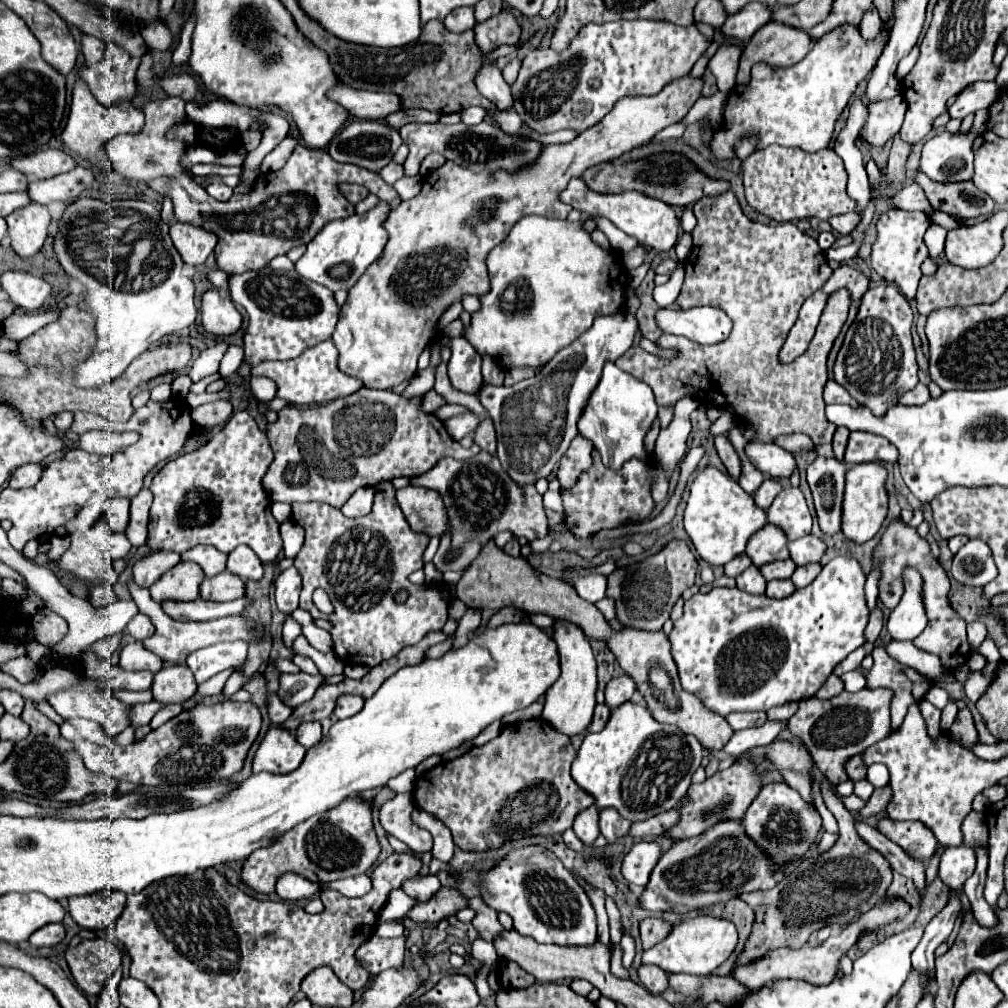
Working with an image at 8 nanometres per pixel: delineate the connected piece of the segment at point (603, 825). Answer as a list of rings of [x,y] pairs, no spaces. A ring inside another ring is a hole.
[[[604,808],[600,810],[600,834],[606,838],[606,842],[614,842],[630,830],[630,822],[622,818],[614,808]]]

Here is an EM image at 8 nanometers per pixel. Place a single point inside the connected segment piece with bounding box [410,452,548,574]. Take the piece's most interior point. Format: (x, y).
(481, 500)

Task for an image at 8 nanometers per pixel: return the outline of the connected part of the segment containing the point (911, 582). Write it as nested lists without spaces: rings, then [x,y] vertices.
[[[908,566],[902,572],[904,594],[898,606],[890,612],[886,628],[894,640],[914,640],[926,628],[926,608],[922,598],[922,576],[916,568]]]

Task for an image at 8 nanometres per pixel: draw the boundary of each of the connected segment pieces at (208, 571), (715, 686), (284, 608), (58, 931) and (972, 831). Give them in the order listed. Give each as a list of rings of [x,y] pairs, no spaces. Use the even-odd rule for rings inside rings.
[[[194,546],[180,554],[180,558],[200,564],[206,576],[216,576],[226,570],[226,554],[218,552],[214,546]]]
[[[842,556],[832,558],[812,584],[796,590],[786,600],[754,596],[738,588],[712,588],[708,594],[694,594],[684,604],[684,614],[674,622],[668,636],[682,688],[696,694],[708,710],[720,716],[738,710],[766,712],[772,706],[812,698],[834,666],[864,642],[864,628],[870,614],[864,600],[864,582],[866,576],[860,564],[854,558]]]
[[[292,566],[284,570],[276,580],[274,580],[274,594],[276,594],[276,604],[278,610],[284,614],[292,614],[298,608],[298,596],[300,596],[300,576],[298,570]]]
[[[48,924],[46,928],[40,928],[38,932],[34,932],[34,936],[30,936],[28,944],[32,948],[44,948],[44,946],[56,946],[64,940],[64,926],[62,924]]]
[[[970,812],[964,822],[962,822],[962,834],[964,834],[964,844],[966,846],[986,846],[986,824],[984,824],[984,814],[980,812]]]

